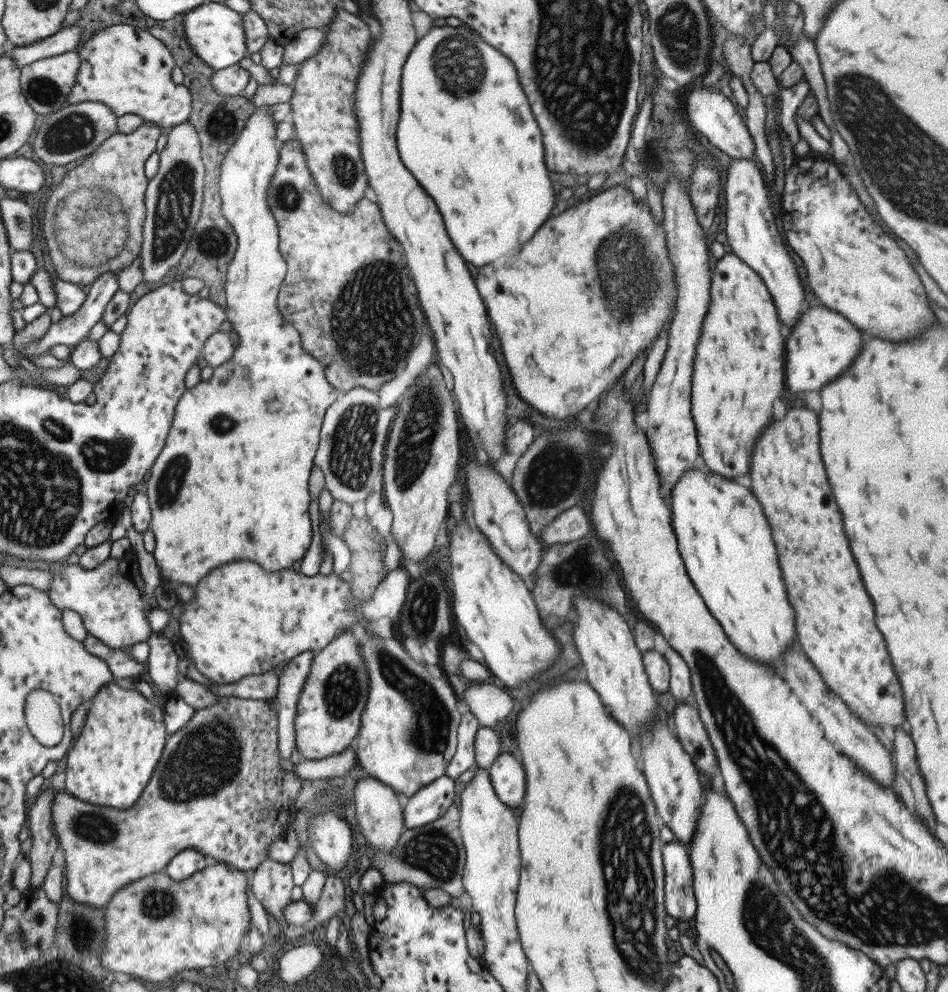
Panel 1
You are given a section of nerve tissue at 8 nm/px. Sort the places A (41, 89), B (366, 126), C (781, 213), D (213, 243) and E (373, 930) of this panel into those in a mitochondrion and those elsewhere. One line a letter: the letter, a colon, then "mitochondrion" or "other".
A: mitochondrion
B: other
C: other
D: mitochondrion
E: other

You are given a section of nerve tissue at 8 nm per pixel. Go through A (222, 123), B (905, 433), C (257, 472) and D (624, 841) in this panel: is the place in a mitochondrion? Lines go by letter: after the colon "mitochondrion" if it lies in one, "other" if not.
A: mitochondrion
B: other
C: other
D: mitochondrion

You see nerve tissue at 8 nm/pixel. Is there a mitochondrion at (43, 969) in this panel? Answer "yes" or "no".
no

